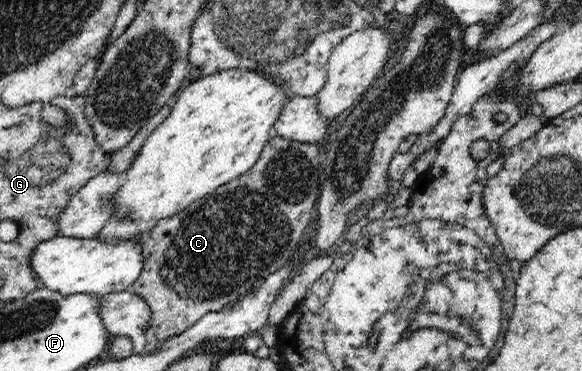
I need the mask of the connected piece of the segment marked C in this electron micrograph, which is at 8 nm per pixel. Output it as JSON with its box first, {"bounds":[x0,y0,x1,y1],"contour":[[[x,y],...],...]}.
{"bounds":[129,134,322,353],"contour":[[[272,134],[256,163],[244,175],[226,182],[180,213],[158,221],[152,229],[138,231],[135,241],[141,245],[143,270],[129,289],[143,297],[151,311],[145,331],[145,353],[156,348],[158,343],[180,335],[204,314],[229,307],[290,261],[306,226],[315,218],[315,206],[319,199],[316,171],[322,167],[318,155],[320,149],[316,143],[292,141]]]}

